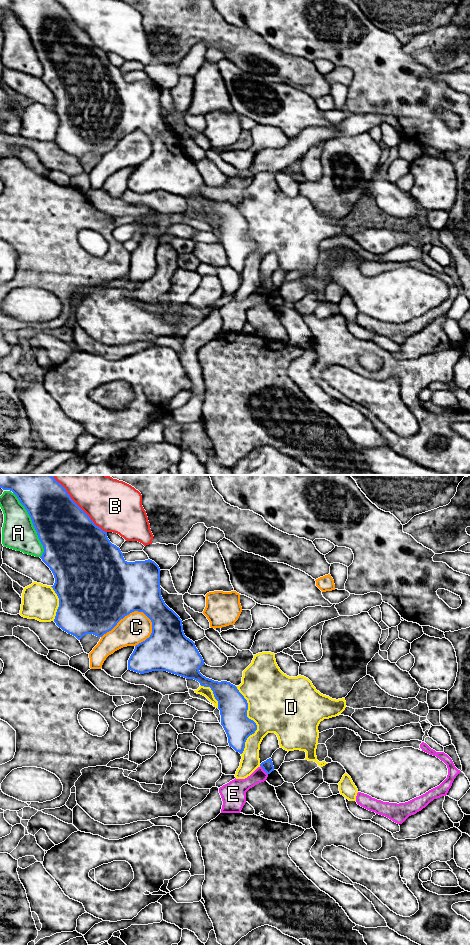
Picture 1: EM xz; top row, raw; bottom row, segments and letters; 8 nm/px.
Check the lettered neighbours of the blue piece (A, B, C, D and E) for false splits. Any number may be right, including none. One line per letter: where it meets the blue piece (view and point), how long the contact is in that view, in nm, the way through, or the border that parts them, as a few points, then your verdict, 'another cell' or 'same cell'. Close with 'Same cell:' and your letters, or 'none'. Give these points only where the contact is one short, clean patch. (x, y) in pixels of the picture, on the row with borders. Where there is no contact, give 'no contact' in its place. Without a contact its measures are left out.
A: meets blue in xz at (33, 525); contact 550 nm long; another cell
B: meets blue in xz at (77, 505); contact 650 nm long; another cell
C: meets blue in xz at (126, 615); contact 440 nm long; another cell
D: meets blue in xz at (252, 720); contact 550 nm long; another cell
E: meets blue in xz at (263, 769); contact 100 nm long; border along xz (260, 765), (267, 774); another cell
Same cell: none

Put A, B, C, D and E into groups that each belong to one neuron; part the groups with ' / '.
A / B / C / D / E

